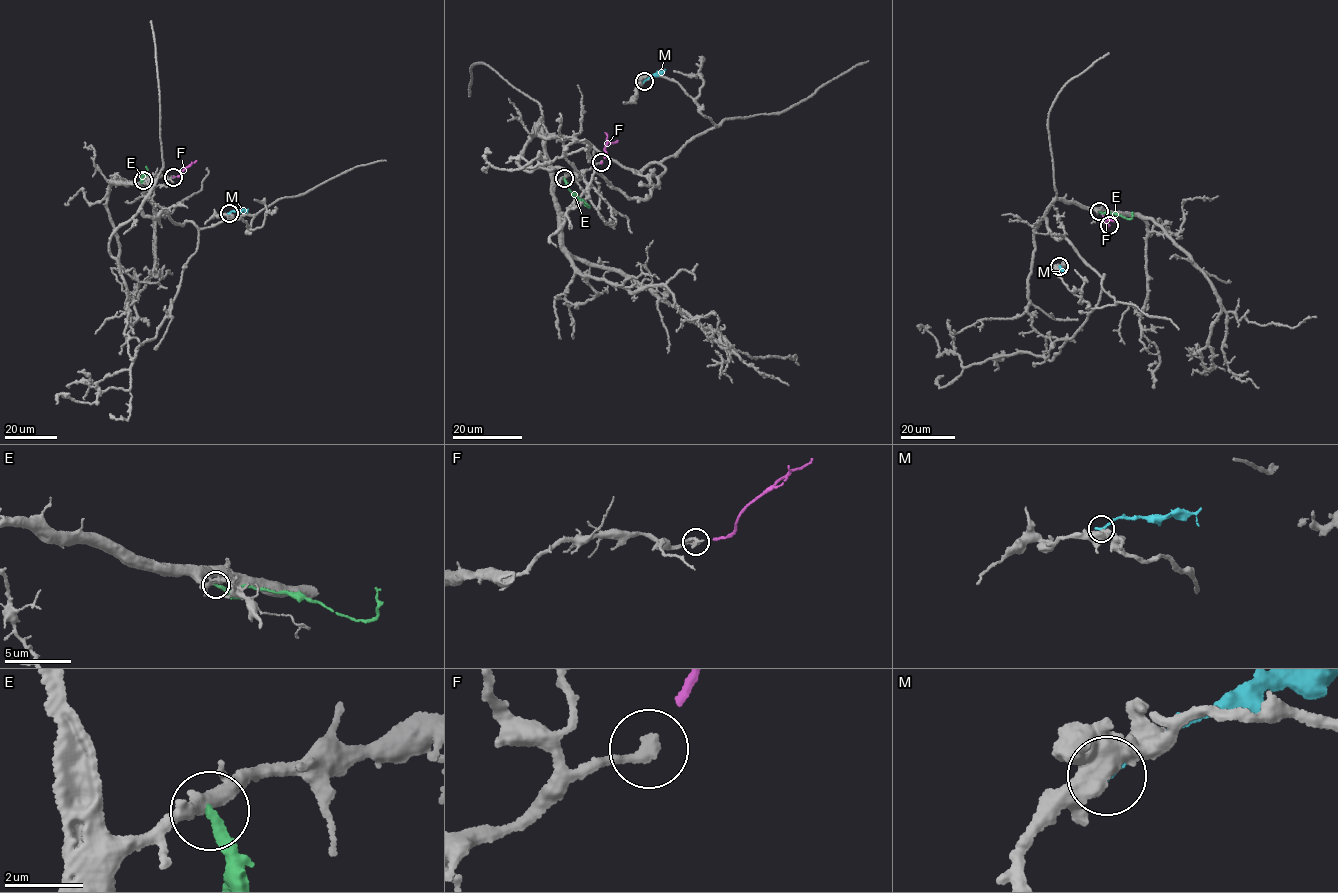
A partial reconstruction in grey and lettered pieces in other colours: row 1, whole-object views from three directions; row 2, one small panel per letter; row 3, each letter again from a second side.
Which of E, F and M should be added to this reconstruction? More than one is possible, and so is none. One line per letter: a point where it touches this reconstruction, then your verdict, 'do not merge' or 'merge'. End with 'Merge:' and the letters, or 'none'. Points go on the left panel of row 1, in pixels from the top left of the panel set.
E: meets grey at (143, 180); do not merge
F: meets grey at (173, 177); do not merge
M: meets grey at (229, 213); do not merge
Merge: none

